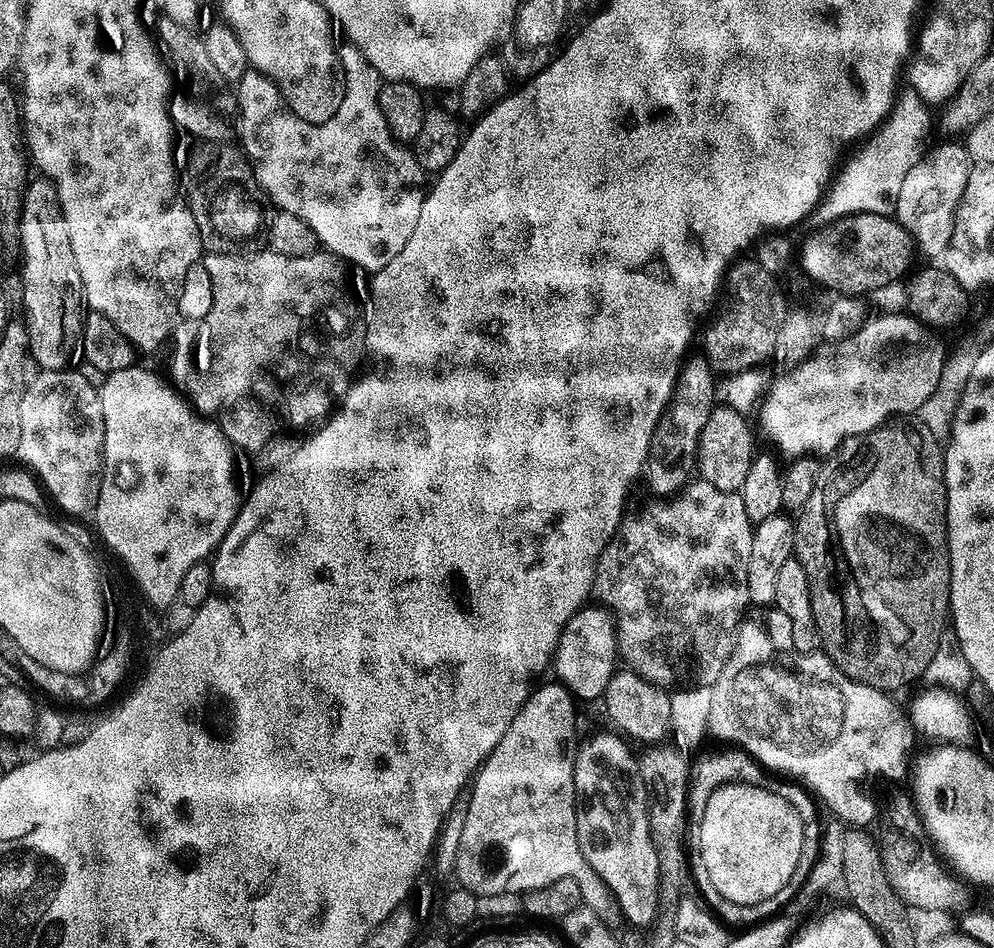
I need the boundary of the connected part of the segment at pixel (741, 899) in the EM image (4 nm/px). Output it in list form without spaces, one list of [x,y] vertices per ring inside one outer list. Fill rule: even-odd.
[[[724,784],[710,794],[706,810],[698,817],[700,824],[700,852],[698,859],[706,866],[714,890],[722,898],[730,898],[735,904],[761,904],[766,898],[774,898],[794,874],[800,860],[805,859],[804,832],[806,826],[794,810],[794,806],[779,792],[771,792],[749,784]]]

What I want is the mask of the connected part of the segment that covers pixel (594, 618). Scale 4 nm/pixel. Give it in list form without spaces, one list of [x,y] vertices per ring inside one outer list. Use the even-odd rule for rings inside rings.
[[[585,606],[574,613],[560,635],[554,657],[554,672],[577,701],[599,701],[610,678],[618,671],[618,629],[615,619],[603,606]],[[617,660],[617,664],[616,664]]]

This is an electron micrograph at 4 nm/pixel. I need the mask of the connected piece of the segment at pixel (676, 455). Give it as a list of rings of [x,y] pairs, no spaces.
[[[701,362],[697,368],[690,369],[688,380],[679,381],[677,395],[670,408],[670,419],[667,421],[668,429],[666,424],[663,429],[664,437],[662,432],[655,441],[654,451],[649,453],[649,460],[642,477],[643,483],[648,483],[649,490],[656,495],[656,498],[675,497],[689,483],[688,475],[694,472],[698,464],[700,435],[717,400],[718,380],[707,363]]]

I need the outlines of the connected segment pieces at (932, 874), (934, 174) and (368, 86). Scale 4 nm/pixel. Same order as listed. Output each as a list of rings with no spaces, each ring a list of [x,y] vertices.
[[[900,792],[897,796],[889,798],[888,824],[892,829],[889,830],[888,837],[882,840],[884,872],[888,876],[890,886],[900,895],[905,905],[912,910],[914,907],[925,908],[928,912],[963,914],[969,911],[969,885],[955,875],[947,876],[939,862],[919,844],[923,838],[925,840],[926,830],[909,793],[907,796],[906,793]]]
[[[944,142],[940,144],[918,164],[912,167],[906,181],[907,196],[906,202],[896,205],[894,213],[895,219],[900,221],[901,226],[912,235],[916,241],[919,251],[924,251],[928,256],[943,257],[944,251],[948,249],[950,238],[956,229],[956,214],[960,211],[960,206],[964,202],[964,191],[968,175],[972,169],[972,164],[968,161],[968,149],[960,142]]]
[[[348,42],[345,45],[345,48],[341,47],[339,49],[340,66],[344,77],[344,97],[338,114],[334,114],[334,118],[330,118],[330,122],[311,124],[302,118],[298,118],[293,114],[291,108],[285,106],[283,95],[272,96],[272,100],[268,100],[268,104],[272,104],[272,112],[268,112],[268,116],[256,116],[256,100],[244,100],[244,104],[248,104],[248,108],[252,108],[252,116],[238,116],[238,136],[240,132],[238,144],[245,157],[250,161],[255,183],[262,189],[265,197],[268,195],[276,203],[275,207],[279,211],[289,212],[298,218],[302,218],[302,222],[316,235],[316,243],[323,251],[331,252],[333,256],[347,262],[349,265],[352,263],[356,268],[365,268],[368,274],[374,274],[378,270],[382,270],[382,266],[390,266],[390,261],[401,252],[402,246],[406,246],[406,242],[410,242],[410,234],[414,234],[418,214],[422,214],[422,202],[426,195],[426,184],[424,188],[426,173],[424,167],[418,162],[415,151],[407,143],[398,139],[393,125],[388,117],[384,115],[383,108],[380,107],[382,77],[379,70],[356,49],[355,44]]]

